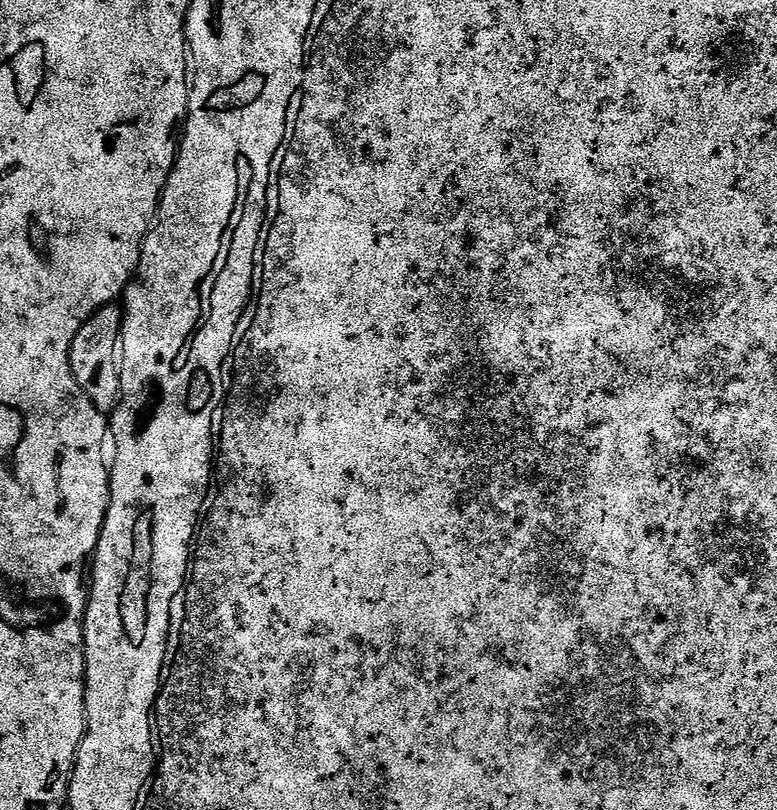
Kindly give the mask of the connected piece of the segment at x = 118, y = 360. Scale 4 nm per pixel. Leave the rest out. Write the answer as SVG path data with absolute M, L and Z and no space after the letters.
M108 304L91 316L75 335L71 344L71 366L75 380L100 412L105 414L115 411L123 393L124 359L123 359L123 307Z

